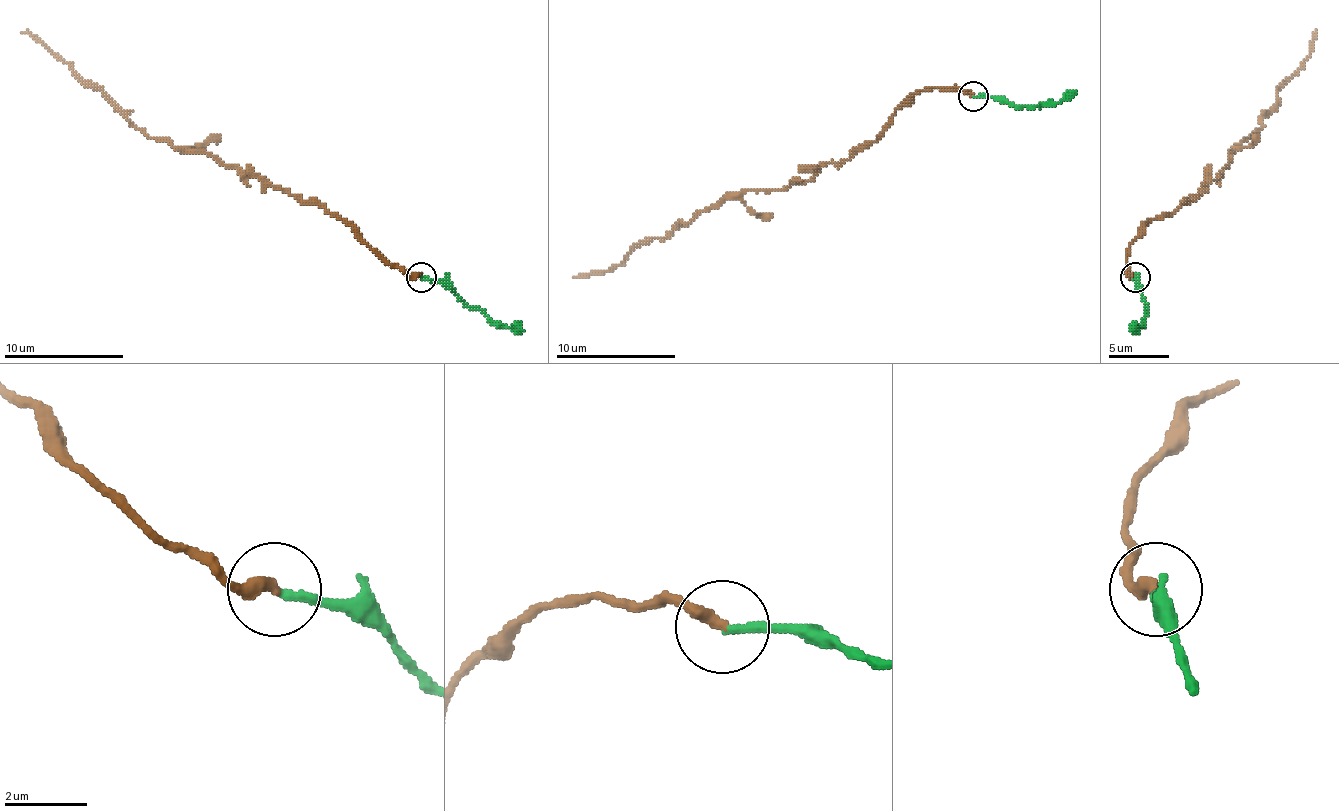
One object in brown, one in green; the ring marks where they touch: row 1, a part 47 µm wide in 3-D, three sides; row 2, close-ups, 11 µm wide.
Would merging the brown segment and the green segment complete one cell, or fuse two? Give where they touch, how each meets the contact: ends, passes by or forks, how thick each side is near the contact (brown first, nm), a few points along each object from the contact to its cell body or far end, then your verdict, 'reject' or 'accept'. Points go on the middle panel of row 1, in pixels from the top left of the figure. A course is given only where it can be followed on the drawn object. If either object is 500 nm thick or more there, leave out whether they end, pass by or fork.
at (973, 96); brown ends there; green ends there; 360 nm thick on the brown side, 190 nm on the other; brown runs (973, 97), (919, 91), (847, 160), (784, 190), (727, 193), (618, 265), (573, 277); green runs (973, 97), (994, 97), (1015, 106), (1046, 106), (1076, 91); accept

